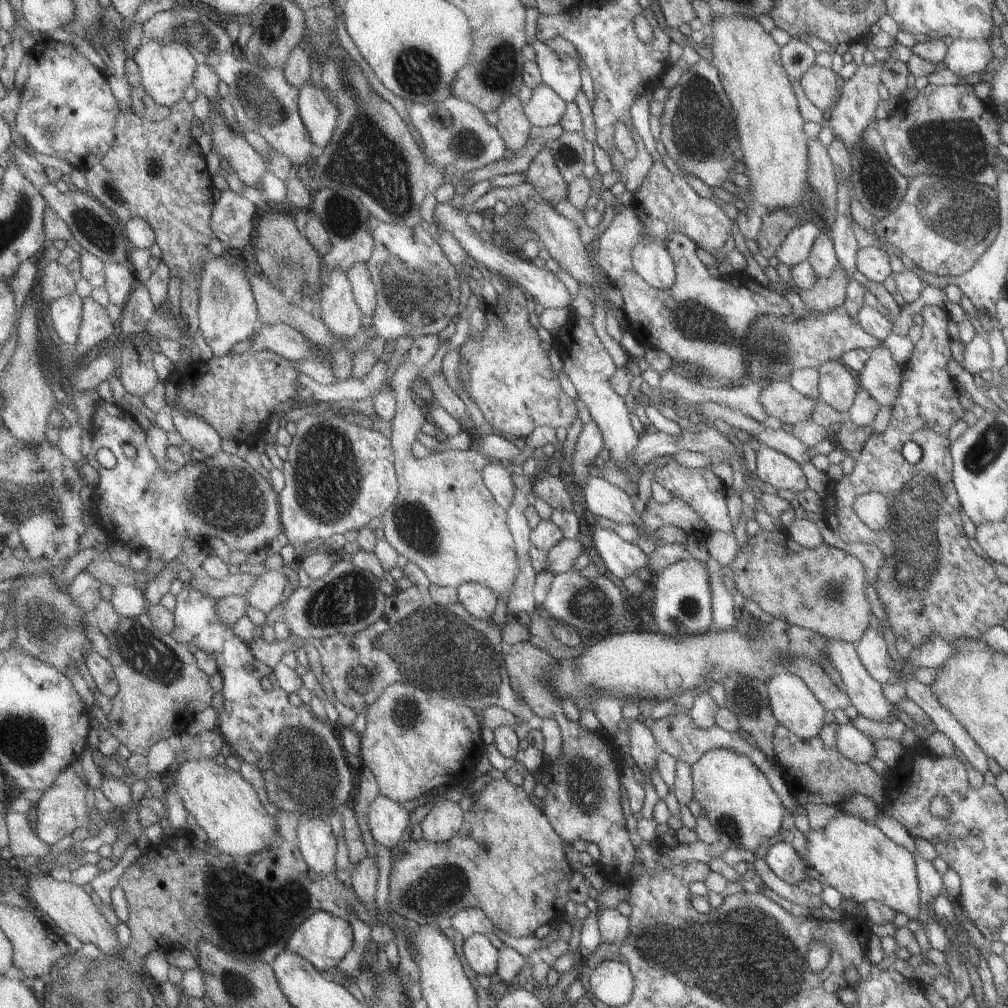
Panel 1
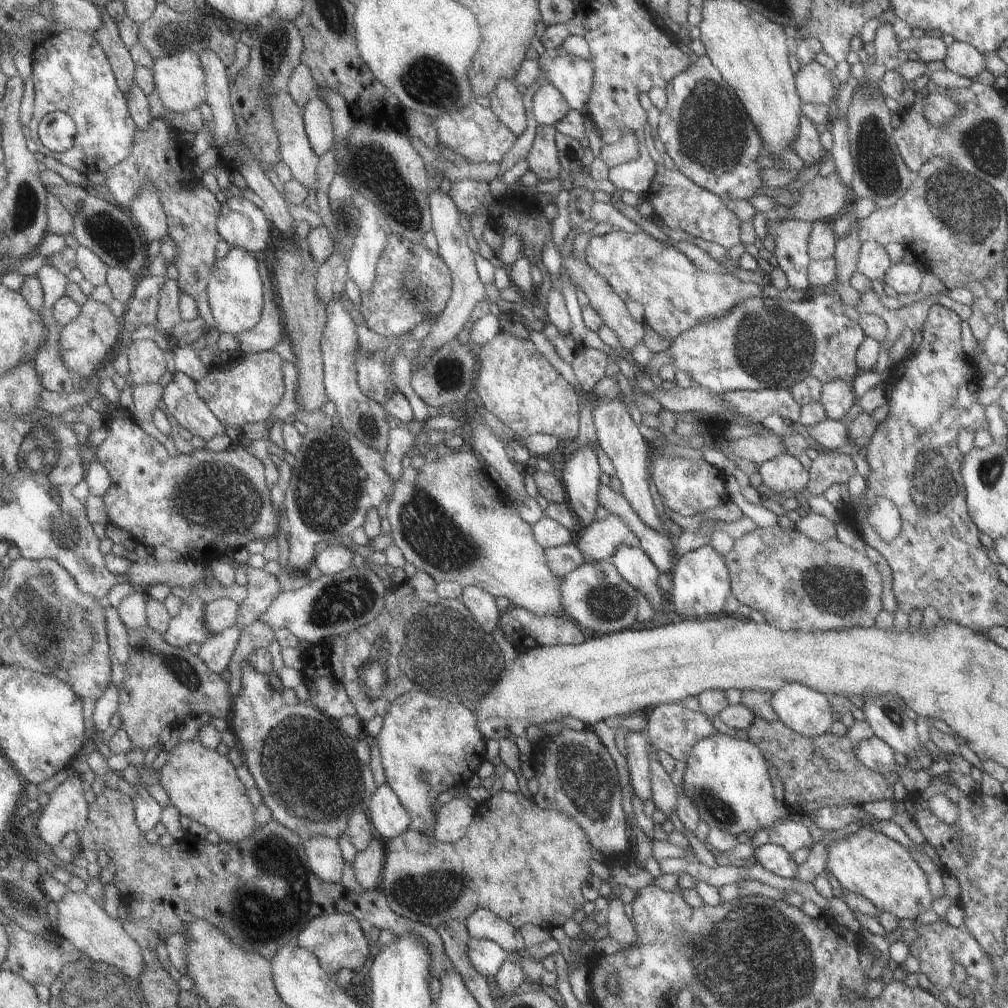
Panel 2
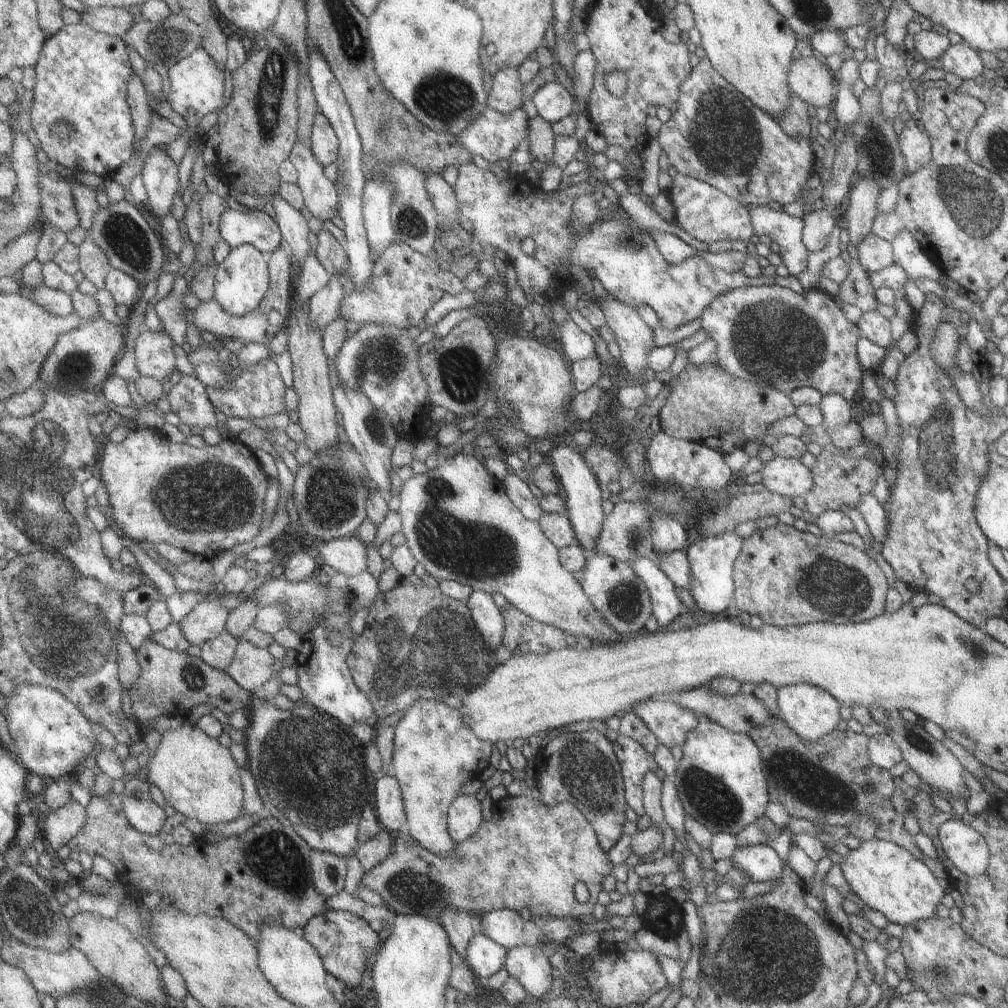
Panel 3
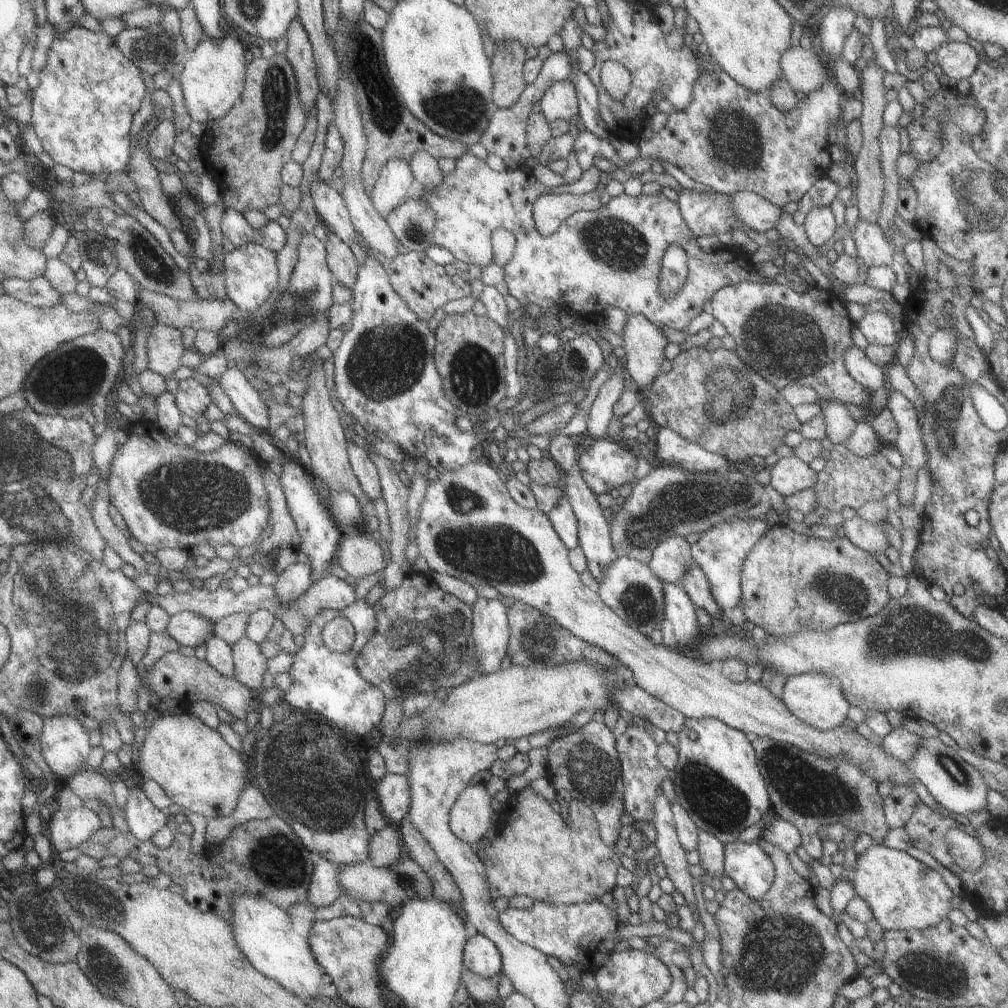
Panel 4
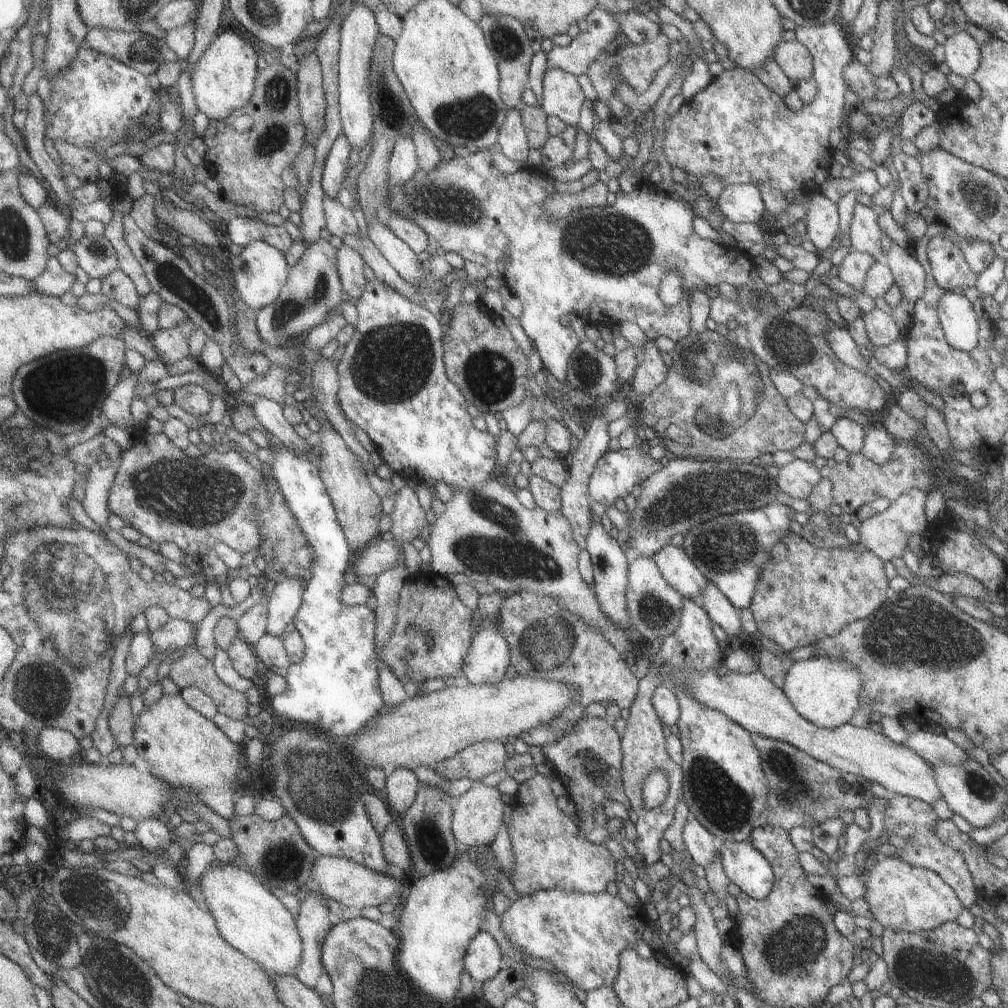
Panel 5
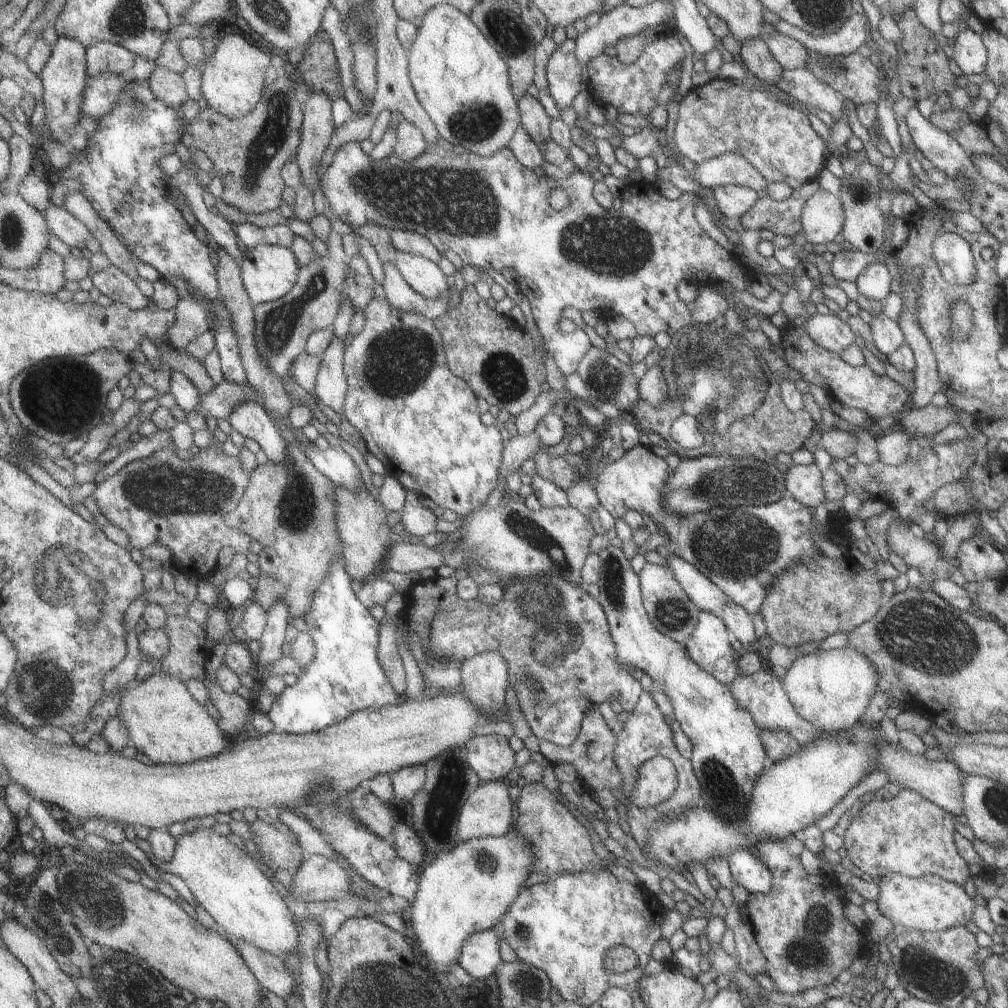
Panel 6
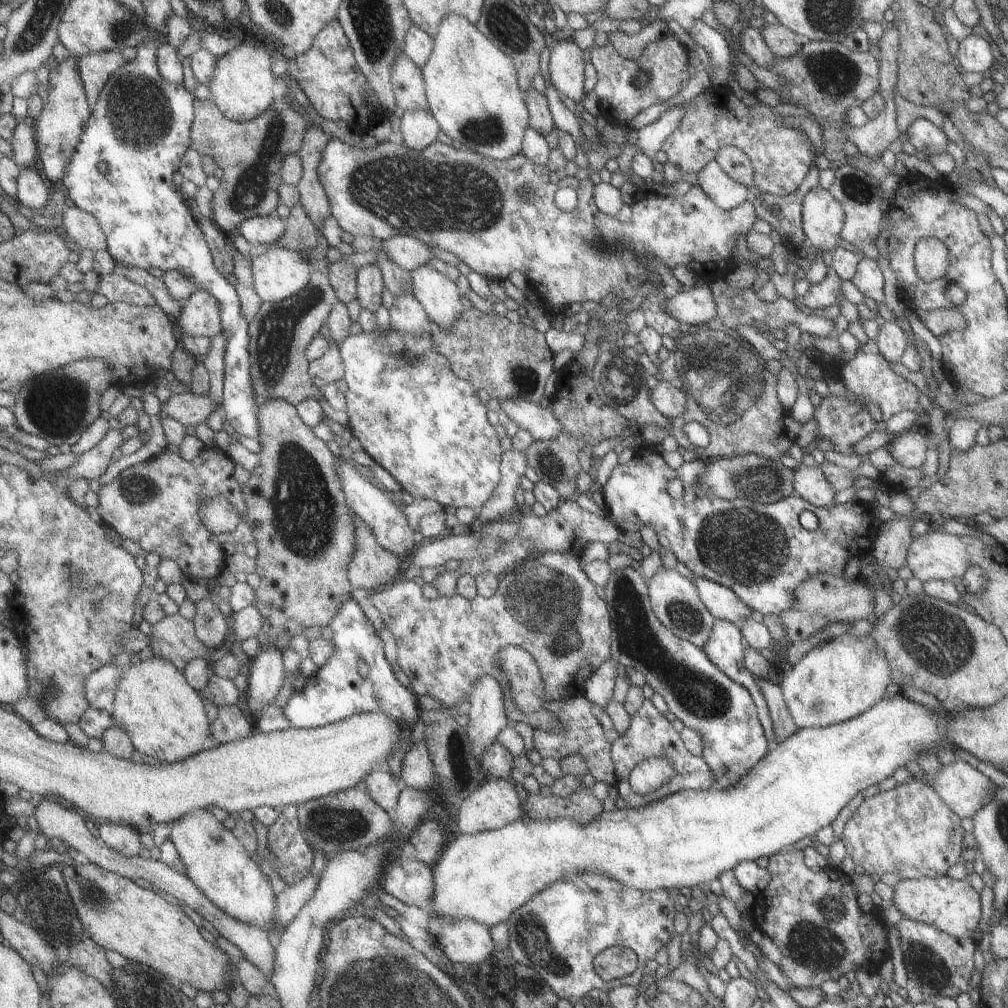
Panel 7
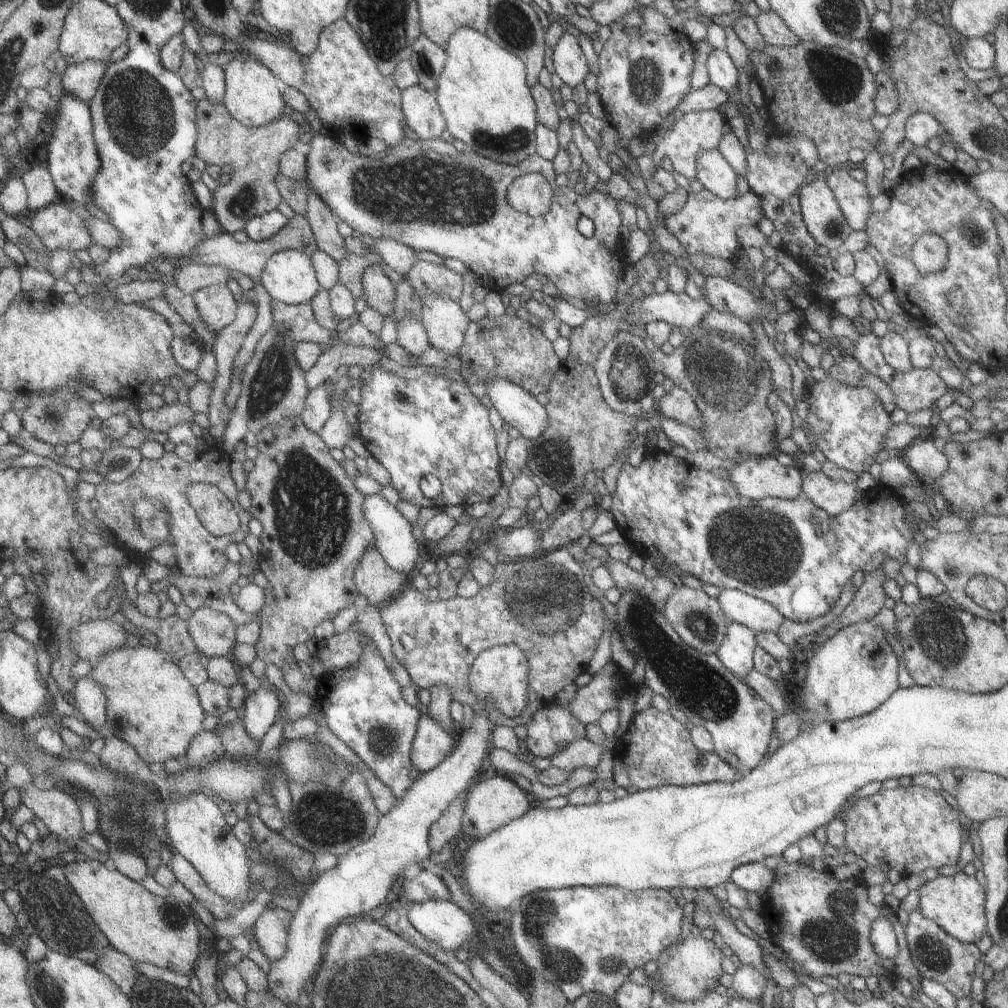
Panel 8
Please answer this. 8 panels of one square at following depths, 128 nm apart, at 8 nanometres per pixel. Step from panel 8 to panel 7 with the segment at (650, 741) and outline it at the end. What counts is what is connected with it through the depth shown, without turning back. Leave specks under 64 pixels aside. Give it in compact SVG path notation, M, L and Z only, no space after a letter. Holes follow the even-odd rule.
M644 700L641 706L630 716L629 724L624 731L620 731L610 744L610 759L614 766L614 784L618 797L624 800L627 808L639 808L647 803L663 798L680 790L709 789L714 783L714 776L705 761L699 756L693 756L680 741L680 734L663 715L652 705L650 700ZM651 757L664 758L671 761L673 774L667 782L655 790L641 795L634 793L628 783L631 769L641 761Z

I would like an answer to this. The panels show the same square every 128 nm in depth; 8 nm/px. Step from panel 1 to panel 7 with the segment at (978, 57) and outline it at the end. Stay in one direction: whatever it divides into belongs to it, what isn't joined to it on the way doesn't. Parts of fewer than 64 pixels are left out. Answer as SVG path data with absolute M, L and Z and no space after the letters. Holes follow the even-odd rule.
M966 35L959 40L955 59L963 71L984 73L993 64L993 52L989 42L983 37Z

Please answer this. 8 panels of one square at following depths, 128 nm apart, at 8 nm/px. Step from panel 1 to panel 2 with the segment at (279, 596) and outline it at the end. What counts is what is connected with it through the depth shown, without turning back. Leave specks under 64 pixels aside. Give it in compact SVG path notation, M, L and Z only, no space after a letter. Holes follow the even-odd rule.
M247 565L242 567L247 572L249 590L246 599L240 603L236 624L248 627L260 620L282 590L277 575L271 575L262 568L256 569Z

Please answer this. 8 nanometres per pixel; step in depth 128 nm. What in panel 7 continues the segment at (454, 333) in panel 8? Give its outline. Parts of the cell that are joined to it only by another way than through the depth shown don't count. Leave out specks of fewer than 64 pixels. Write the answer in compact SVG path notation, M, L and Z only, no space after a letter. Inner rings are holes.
M421 265L411 271L414 282L414 295L427 311L427 316L433 323L433 328L452 331L454 323L463 314L461 294L446 274Z

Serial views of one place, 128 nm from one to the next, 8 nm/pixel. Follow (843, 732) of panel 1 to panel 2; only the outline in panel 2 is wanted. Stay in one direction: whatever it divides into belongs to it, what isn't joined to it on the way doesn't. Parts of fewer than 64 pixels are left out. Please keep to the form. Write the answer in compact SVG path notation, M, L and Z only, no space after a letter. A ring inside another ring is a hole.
M875 735L855 745L857 760L868 769L878 773L895 772L895 753Z

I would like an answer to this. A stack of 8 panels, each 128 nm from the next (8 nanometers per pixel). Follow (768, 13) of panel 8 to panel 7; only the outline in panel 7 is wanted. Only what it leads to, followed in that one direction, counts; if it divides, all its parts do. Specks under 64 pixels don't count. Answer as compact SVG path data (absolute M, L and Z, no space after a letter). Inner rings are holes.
M778 21L765 23L759 30L767 48L771 50L775 57L791 57L807 41L804 36L787 30L787 27L784 27Z

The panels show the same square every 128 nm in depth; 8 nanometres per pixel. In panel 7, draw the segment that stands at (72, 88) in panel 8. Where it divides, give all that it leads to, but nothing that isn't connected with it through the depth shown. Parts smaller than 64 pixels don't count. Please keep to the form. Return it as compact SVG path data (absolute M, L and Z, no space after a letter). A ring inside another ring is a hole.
M120 50L91 53L78 58L78 69L86 90L89 107L93 108L96 105L105 83L125 63L125 57L122 56Z

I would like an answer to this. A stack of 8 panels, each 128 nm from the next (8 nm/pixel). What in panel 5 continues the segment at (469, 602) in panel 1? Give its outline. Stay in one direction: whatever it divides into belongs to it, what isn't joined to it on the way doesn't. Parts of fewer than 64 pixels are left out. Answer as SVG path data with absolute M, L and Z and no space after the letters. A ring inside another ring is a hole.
M494 591L491 594L481 594L478 598L474 611L477 630L473 632L470 653L467 654L463 666L464 676L470 684L497 684L503 678L509 663L507 642L497 628L497 614L499 614L504 595Z

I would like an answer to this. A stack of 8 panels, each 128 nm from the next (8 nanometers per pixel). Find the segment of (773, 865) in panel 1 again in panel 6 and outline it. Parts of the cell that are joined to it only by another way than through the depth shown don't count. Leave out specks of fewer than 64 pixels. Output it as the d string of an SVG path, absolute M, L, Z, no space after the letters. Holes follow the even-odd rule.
M747 849L730 851L725 860L731 878L749 893L764 893L771 888L771 871Z

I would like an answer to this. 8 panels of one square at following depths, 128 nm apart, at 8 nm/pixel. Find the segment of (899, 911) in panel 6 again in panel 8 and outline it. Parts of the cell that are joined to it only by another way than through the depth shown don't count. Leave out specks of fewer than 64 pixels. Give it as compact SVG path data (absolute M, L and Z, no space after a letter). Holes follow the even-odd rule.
M961 870L951 876L937 875L921 883L916 890L919 892L919 912L955 940L974 944L986 932L984 887L973 875L966 875Z

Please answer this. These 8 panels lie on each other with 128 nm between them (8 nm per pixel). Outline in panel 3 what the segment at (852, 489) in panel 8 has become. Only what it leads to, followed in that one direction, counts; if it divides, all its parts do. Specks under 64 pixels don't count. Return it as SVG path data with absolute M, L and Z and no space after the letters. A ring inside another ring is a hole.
M773 457L757 473L761 474L760 483L769 492L796 500L812 485L811 471L799 460L792 458Z

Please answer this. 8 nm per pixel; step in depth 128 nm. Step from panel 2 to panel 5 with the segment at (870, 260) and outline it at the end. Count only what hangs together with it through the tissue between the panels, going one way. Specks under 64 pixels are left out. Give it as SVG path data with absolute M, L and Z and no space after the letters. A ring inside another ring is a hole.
M859 203L853 206L848 234L851 241L850 250L859 254L869 254L876 261L883 261L881 232L877 225L877 216L869 206Z

